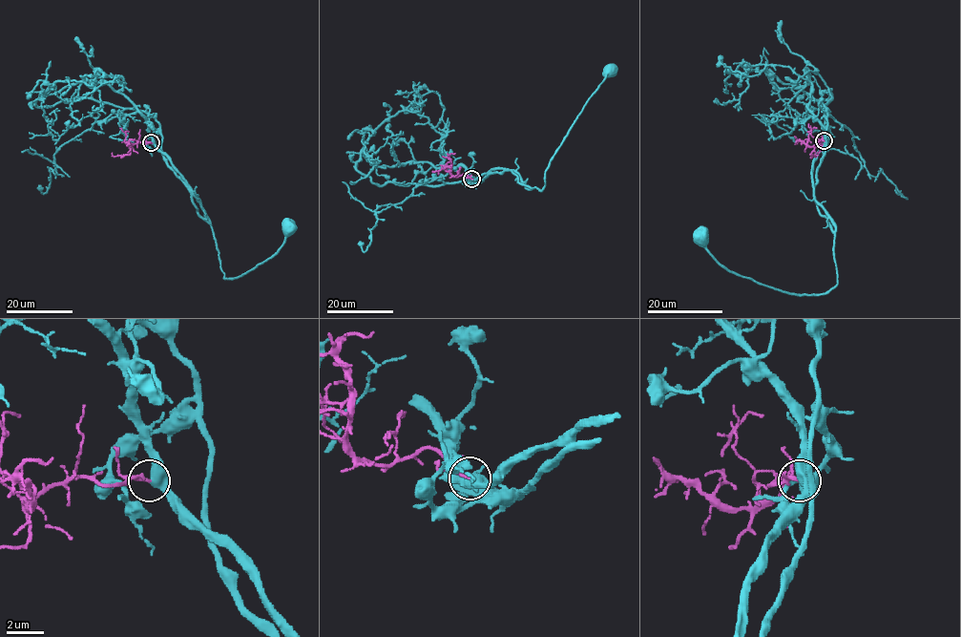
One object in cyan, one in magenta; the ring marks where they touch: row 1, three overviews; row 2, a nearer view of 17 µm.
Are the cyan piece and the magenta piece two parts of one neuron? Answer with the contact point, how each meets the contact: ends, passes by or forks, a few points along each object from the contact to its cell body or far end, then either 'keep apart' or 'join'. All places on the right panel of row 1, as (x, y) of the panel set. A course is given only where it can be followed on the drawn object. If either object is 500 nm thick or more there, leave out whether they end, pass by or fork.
place (824, 140); cyan passes by; magenta passes by; course cyan (824, 141), (813, 162), (813, 192), (835, 227), (838, 283), (828, 291), (785, 292), (734, 274), (700, 235); course magenta (824, 140), (818, 141), (821, 140), (816, 146), (809, 146), (808, 123); join

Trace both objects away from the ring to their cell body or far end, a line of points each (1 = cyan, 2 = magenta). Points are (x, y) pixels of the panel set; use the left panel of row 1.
1: (151, 143), (199, 201), (224, 278), (240, 277), (275, 253), (283, 243), (285, 226)
2: (151, 142), (137, 142), (130, 147), (131, 145), (125, 140), (125, 134), (119, 128)

